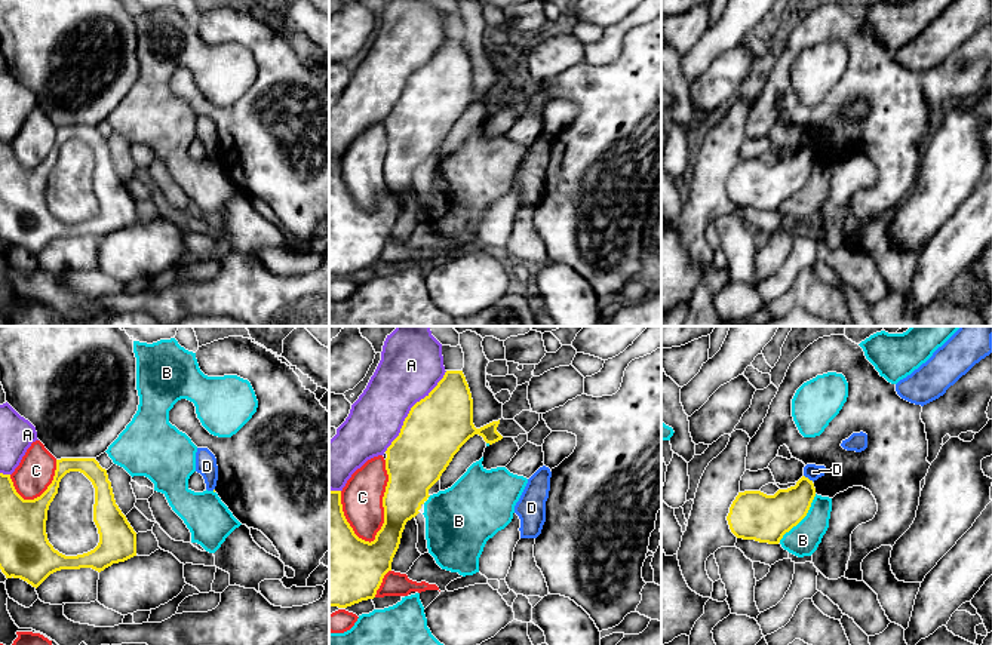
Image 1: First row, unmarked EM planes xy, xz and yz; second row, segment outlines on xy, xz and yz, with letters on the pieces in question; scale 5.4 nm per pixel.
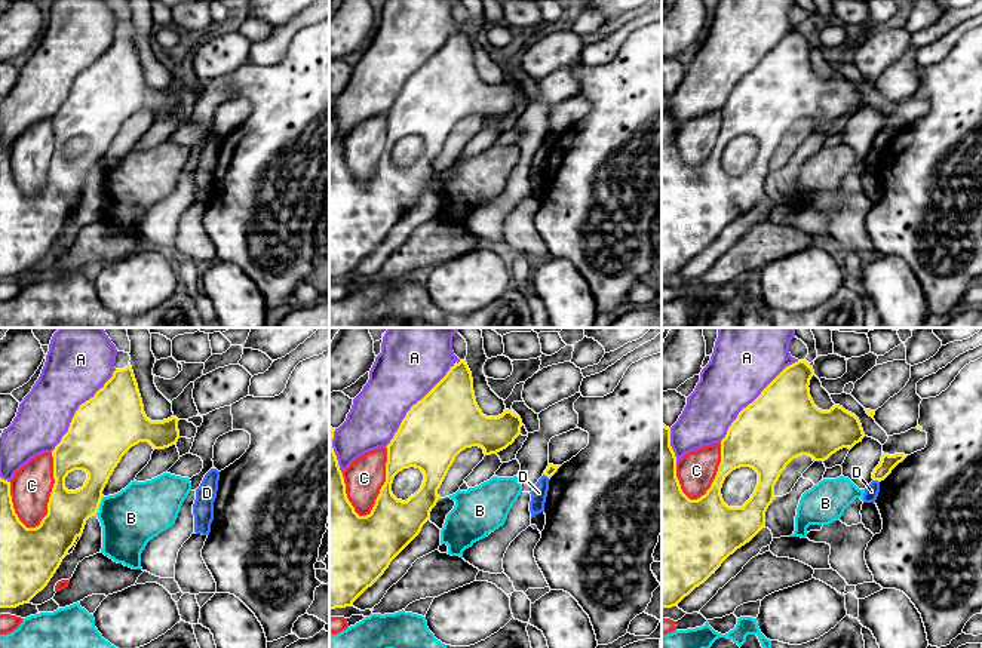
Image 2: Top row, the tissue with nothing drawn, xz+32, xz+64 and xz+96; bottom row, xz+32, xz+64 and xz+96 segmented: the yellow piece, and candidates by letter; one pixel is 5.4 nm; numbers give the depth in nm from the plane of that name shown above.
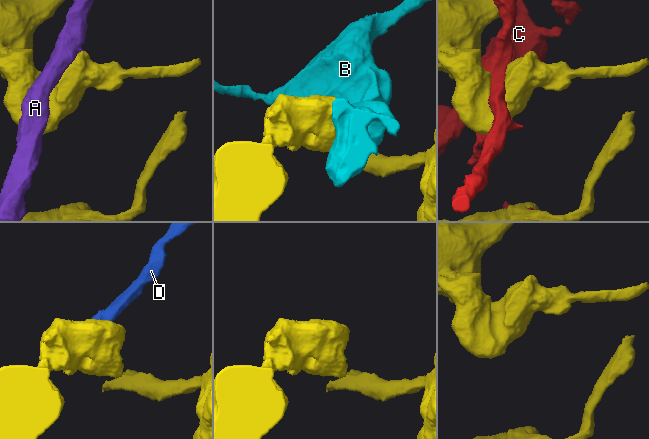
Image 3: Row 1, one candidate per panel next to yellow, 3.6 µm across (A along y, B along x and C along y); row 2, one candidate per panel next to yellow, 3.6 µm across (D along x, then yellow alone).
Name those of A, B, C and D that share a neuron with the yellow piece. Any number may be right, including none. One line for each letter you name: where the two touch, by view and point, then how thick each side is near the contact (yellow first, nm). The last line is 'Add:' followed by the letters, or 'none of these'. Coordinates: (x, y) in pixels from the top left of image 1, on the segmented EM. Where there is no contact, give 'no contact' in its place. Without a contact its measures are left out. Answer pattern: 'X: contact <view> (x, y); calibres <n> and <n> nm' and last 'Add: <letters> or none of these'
Add: none of these

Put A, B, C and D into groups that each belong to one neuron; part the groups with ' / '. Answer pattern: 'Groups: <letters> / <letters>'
Groups: A / B / C / D

